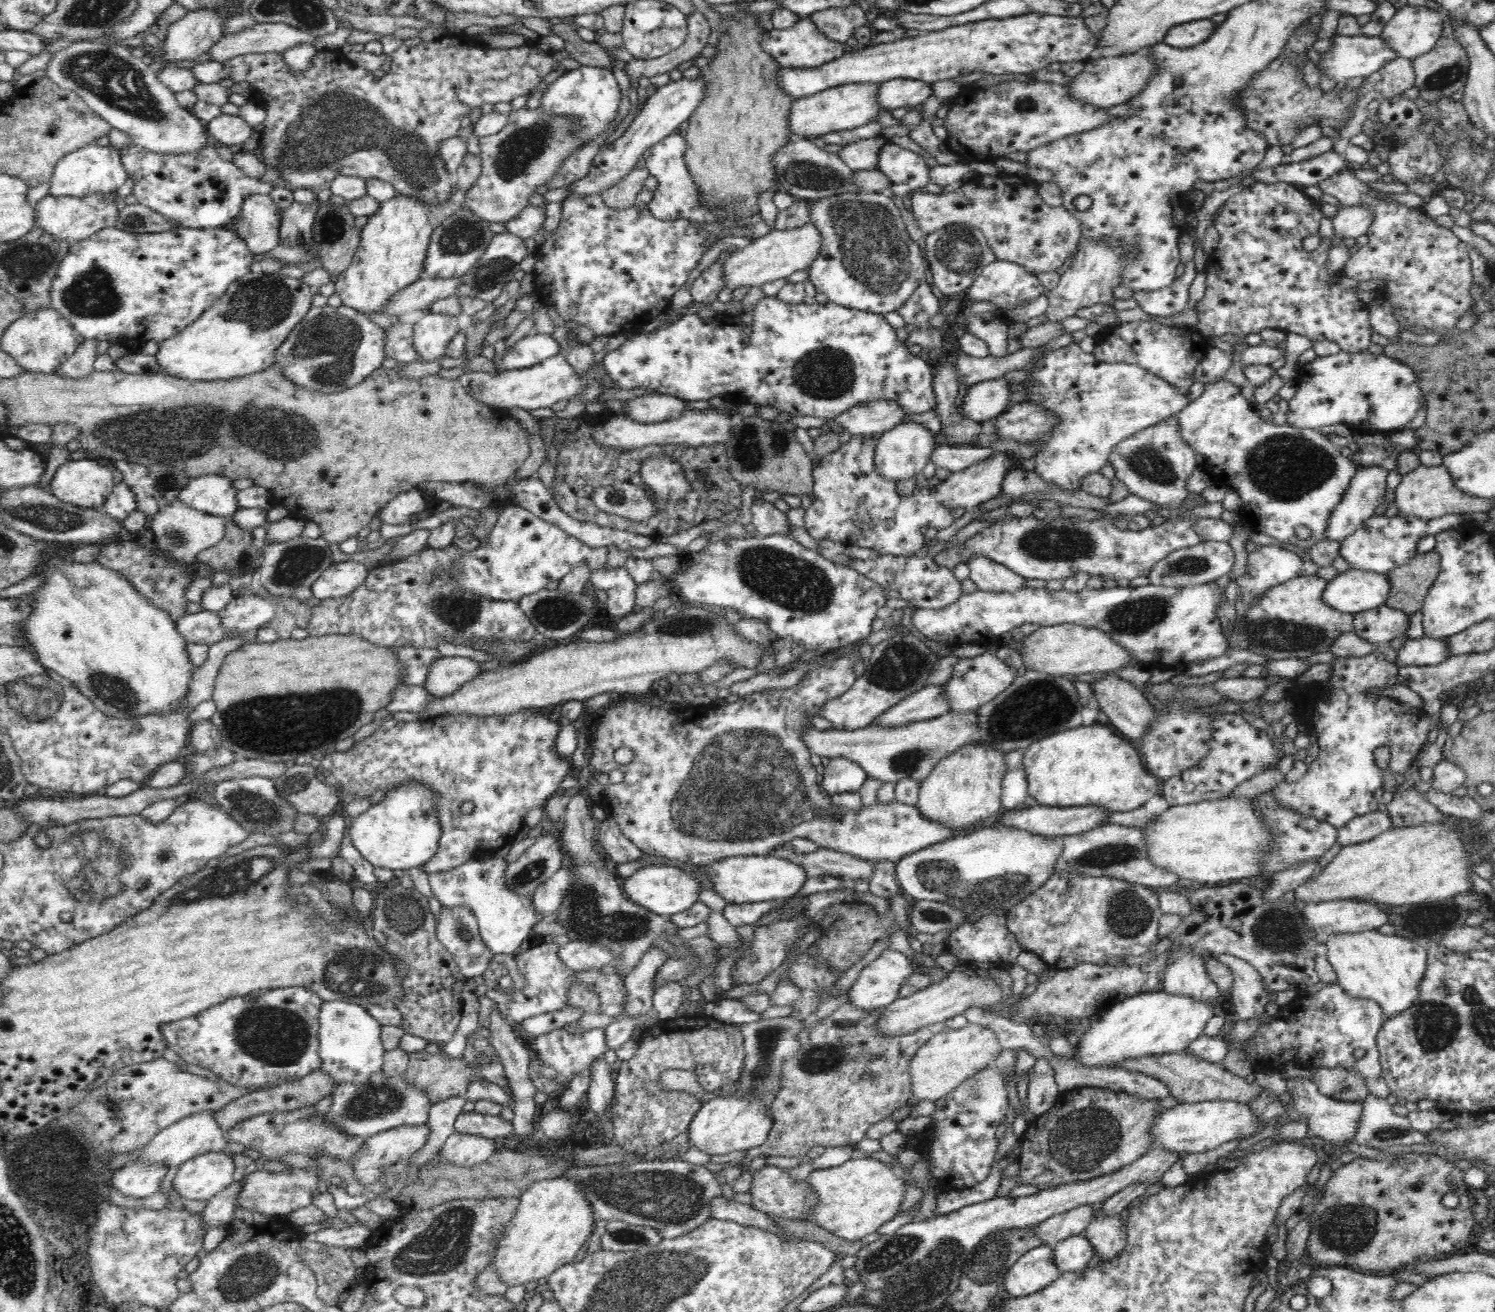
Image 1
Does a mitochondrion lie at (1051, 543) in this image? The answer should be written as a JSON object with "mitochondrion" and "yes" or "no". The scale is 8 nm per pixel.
{"mitochondrion":"yes"}

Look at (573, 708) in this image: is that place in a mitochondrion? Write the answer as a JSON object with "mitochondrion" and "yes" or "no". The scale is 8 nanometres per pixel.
{"mitochondrion":"no"}

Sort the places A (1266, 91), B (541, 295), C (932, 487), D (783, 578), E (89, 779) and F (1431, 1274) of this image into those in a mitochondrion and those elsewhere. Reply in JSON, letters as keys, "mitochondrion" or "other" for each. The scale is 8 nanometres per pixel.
{"A":"mitochondrion","B":"other","C":"other","D":"mitochondrion","E":"other","F":"other"}

